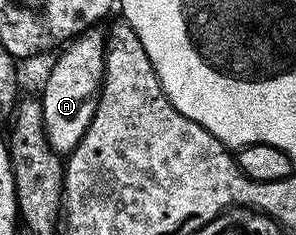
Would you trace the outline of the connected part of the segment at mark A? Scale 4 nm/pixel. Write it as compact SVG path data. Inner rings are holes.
M91 28L69 40L58 52L58 60L51 65L50 72L46 75L46 84L42 87L40 98L48 145L52 145L57 155L65 157L72 154L76 145L80 145L96 113L98 92L102 89L104 77L106 36L101 30Z

